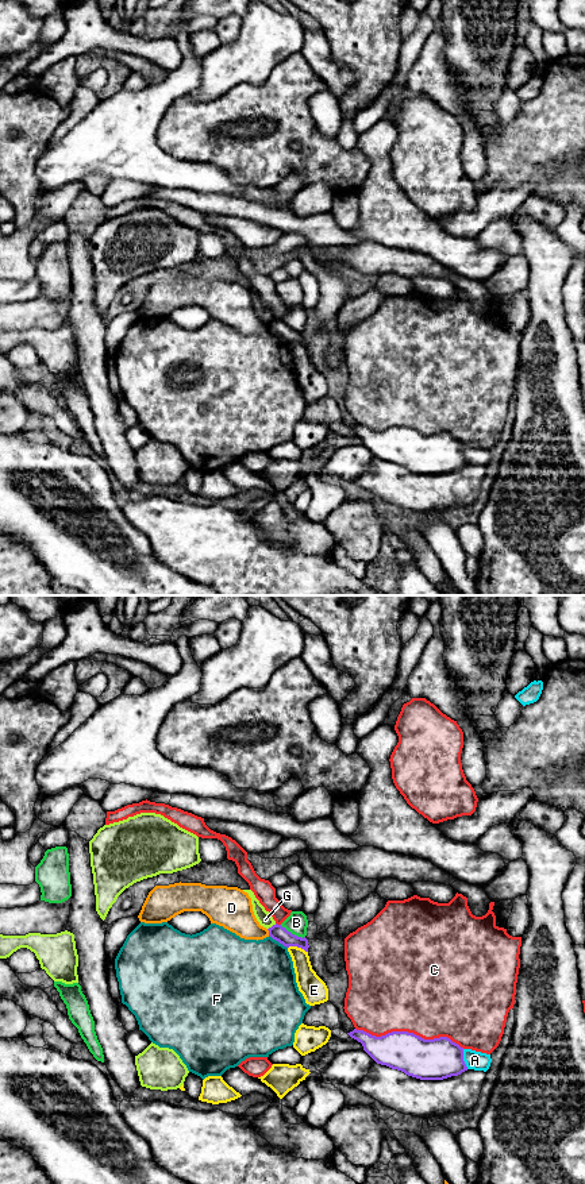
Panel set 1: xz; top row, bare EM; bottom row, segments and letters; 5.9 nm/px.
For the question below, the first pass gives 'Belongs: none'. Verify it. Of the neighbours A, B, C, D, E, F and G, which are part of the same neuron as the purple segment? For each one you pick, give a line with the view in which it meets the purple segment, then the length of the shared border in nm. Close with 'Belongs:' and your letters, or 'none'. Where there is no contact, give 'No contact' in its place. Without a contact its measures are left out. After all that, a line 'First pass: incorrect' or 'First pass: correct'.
Belongs: none
First pass: correct

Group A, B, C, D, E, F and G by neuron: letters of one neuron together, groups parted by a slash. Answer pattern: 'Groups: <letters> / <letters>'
Groups: A / B / C / D / E / F / G

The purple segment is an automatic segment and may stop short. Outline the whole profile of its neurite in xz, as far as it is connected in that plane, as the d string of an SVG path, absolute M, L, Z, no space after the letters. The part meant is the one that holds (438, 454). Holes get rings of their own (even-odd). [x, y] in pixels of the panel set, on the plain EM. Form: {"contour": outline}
{"contour": "M354 424L347 428L381 460L420 475L443 475L467 466L463 443L447 432L424 435L408 427L392 427L381 432Z"}

